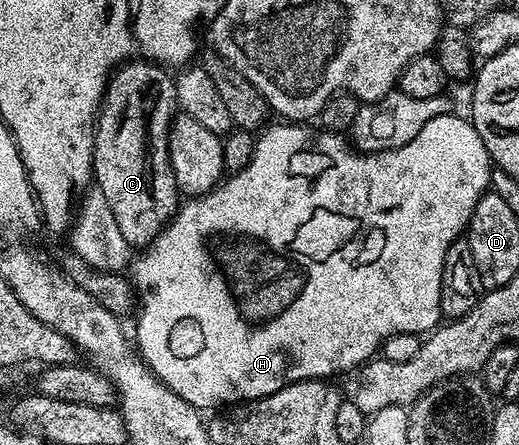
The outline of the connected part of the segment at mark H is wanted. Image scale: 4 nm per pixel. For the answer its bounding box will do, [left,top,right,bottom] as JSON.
[130,115,494,410]

